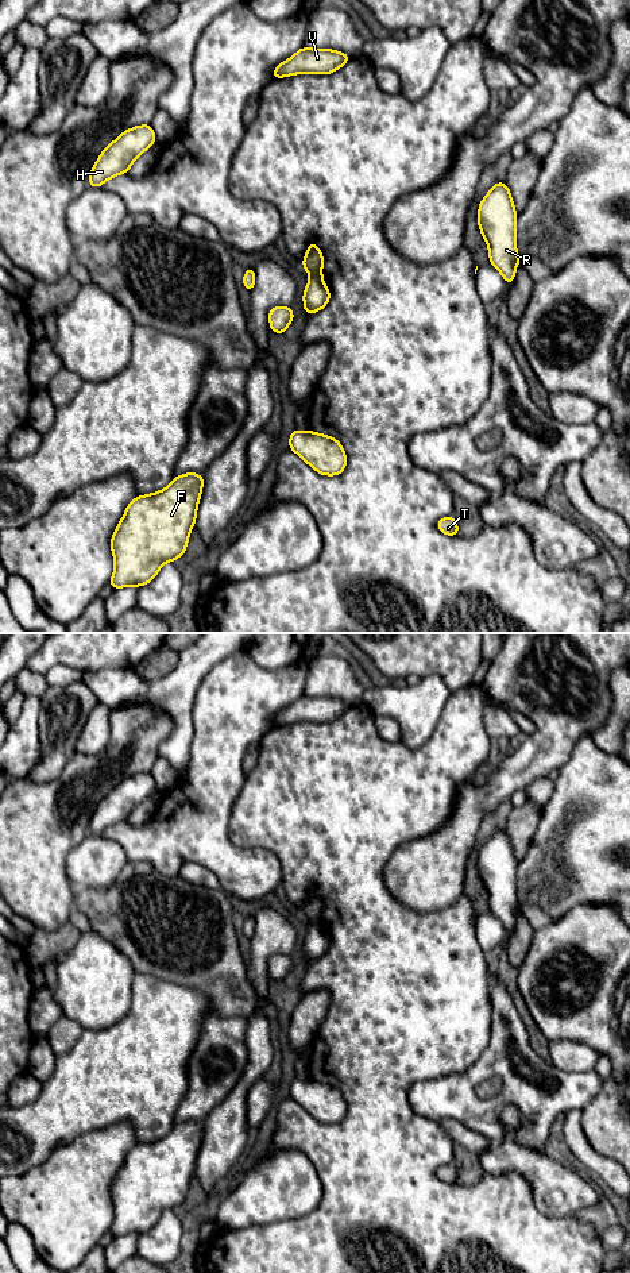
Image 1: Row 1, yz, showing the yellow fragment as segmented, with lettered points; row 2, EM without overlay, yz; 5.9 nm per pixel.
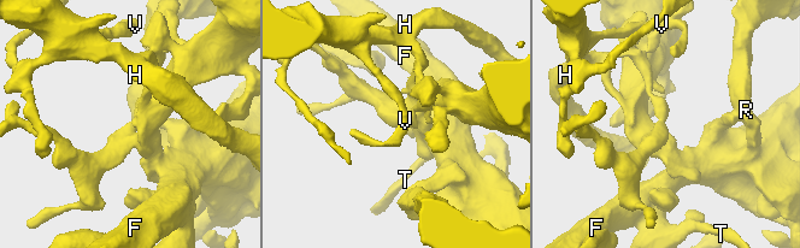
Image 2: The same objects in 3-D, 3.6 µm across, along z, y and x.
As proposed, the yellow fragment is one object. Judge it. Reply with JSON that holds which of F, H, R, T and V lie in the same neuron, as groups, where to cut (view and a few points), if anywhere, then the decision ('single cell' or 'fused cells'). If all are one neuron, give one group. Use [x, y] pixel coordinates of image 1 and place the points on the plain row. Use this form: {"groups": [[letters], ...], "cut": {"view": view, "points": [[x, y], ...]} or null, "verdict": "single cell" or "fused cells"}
{"groups": [["F", "R", "T"], ["H", "V"]], "cut": {"view": "yz", "points": [[310, 922], [321, 926]]}, "verdict": "fused cells"}

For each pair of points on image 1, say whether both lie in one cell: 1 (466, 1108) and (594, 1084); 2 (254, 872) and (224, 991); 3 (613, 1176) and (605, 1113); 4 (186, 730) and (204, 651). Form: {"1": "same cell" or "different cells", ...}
{"1": "same cell", "2": "different cells", "3": "different cells", "4": "same cell"}

